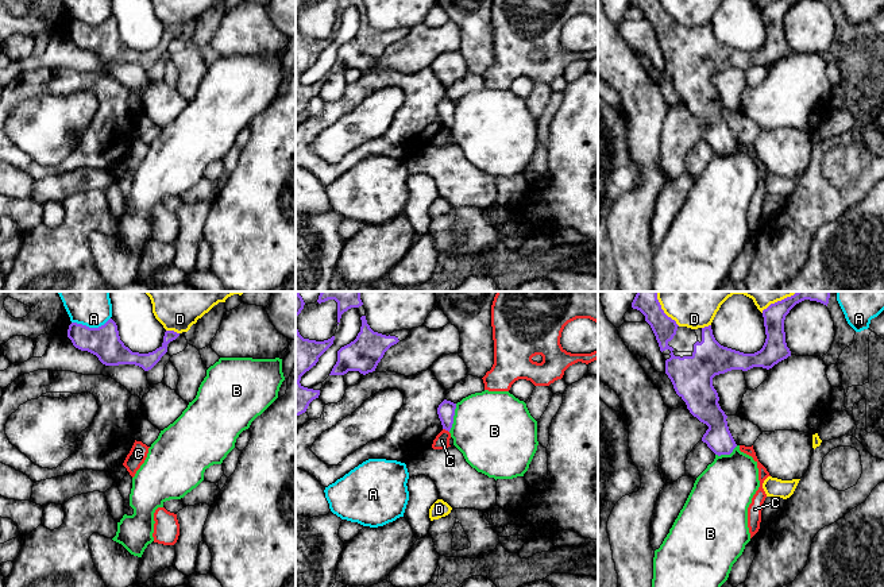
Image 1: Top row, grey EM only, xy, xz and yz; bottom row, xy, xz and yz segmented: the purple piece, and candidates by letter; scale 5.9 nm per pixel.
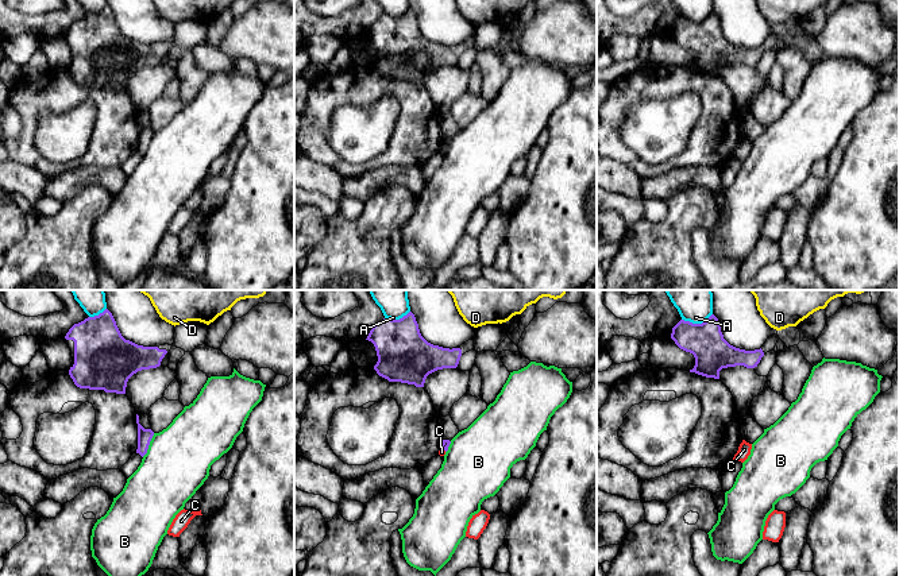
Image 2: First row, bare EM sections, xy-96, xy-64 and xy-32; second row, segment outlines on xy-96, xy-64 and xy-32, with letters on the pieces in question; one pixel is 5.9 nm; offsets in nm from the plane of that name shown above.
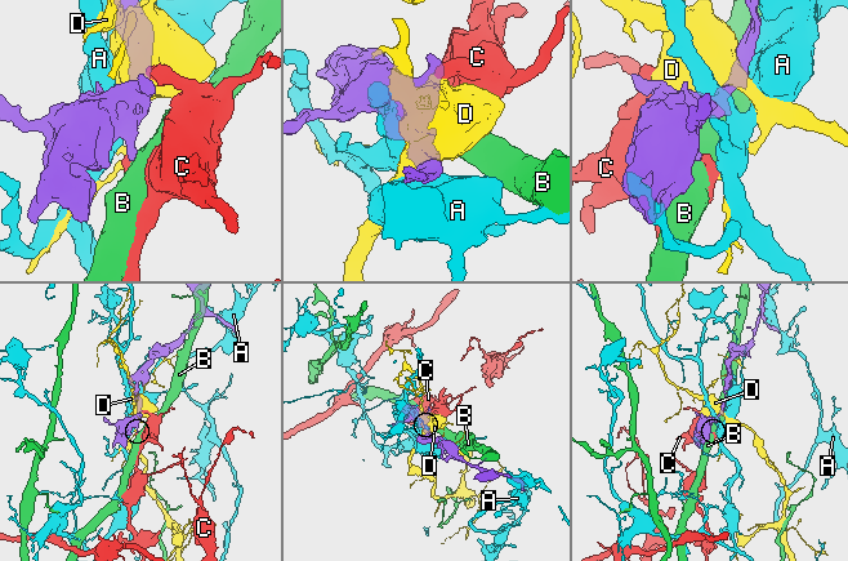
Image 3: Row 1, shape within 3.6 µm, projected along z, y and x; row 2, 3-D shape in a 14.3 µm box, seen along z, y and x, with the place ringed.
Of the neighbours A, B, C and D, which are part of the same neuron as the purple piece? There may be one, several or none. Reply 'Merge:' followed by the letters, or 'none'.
Merge: none

